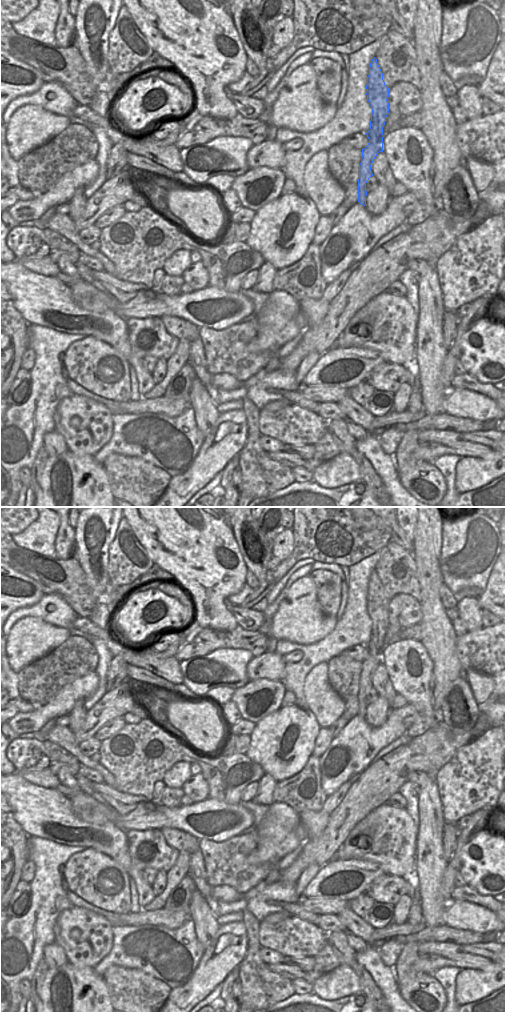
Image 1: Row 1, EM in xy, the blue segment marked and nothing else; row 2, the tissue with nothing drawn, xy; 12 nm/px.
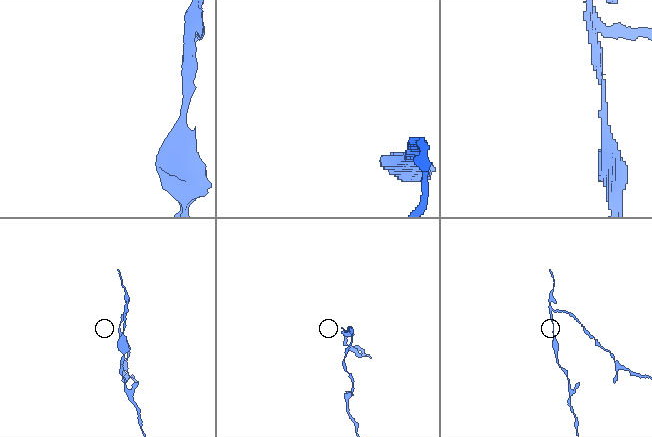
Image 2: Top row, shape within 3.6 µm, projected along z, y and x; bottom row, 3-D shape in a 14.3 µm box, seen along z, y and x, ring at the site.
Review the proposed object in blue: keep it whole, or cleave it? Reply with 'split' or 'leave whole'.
split

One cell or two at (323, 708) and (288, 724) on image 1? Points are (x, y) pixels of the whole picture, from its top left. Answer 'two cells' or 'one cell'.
two cells

